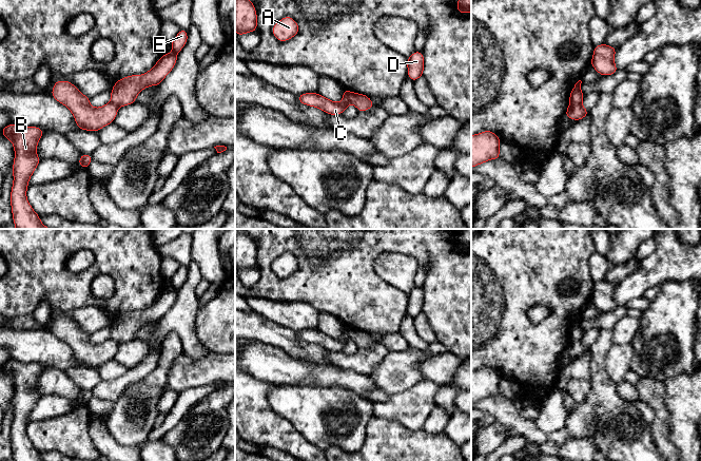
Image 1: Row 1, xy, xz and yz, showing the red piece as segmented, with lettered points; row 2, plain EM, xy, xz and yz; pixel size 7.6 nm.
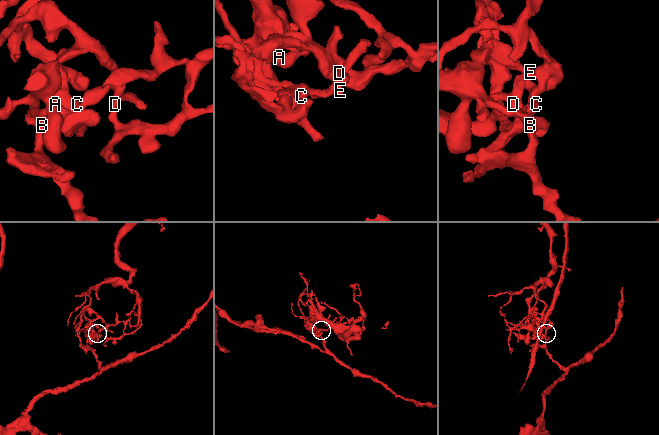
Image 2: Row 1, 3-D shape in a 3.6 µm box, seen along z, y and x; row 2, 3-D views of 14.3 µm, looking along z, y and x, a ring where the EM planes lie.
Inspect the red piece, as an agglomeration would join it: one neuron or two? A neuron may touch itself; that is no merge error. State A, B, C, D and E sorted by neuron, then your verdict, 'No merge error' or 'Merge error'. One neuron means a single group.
Groups: A B C / D E. Merge error

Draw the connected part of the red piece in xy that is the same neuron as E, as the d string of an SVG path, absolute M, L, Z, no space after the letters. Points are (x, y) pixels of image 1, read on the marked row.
M180 28L176 37L170 43L173 52L162 54L155 65L141 75L130 75L120 78L111 90L111 102L117 107L125 107L136 102L137 95L145 88L156 85L168 76L177 62L177 54L188 42L188 31Z

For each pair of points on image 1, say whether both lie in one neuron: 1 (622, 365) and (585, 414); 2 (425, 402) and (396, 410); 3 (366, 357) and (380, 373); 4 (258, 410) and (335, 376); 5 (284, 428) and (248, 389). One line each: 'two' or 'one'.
1: two
2: one
3: two
4: two
5: one

